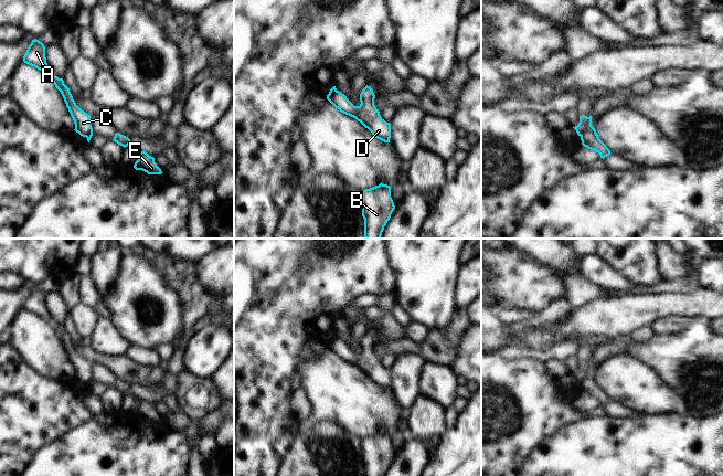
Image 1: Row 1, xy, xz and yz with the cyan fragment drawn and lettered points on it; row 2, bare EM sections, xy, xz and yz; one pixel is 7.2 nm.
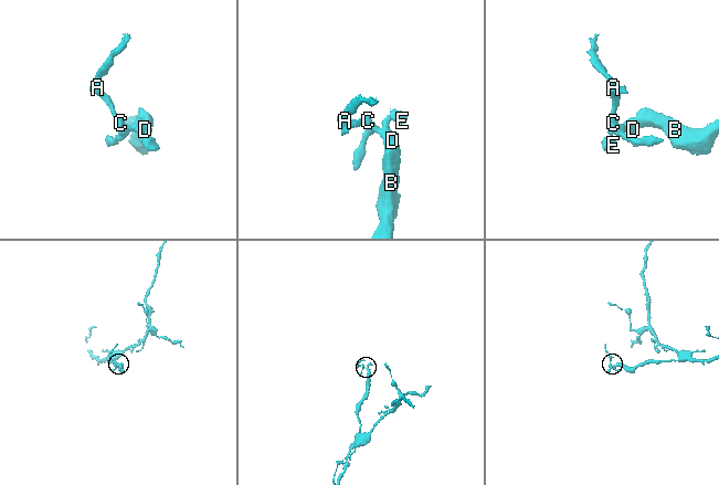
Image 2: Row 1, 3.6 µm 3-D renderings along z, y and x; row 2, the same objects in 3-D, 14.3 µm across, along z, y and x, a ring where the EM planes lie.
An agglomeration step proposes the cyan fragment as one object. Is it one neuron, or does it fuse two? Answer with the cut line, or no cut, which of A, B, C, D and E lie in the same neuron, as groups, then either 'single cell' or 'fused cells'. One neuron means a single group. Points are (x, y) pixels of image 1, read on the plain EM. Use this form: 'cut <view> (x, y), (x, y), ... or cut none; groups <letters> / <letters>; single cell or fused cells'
cut yz (591, 372), (580, 382); groups A C / B D E; fused cells

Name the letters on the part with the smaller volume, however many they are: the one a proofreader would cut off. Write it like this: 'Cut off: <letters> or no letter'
Cut off: A, C

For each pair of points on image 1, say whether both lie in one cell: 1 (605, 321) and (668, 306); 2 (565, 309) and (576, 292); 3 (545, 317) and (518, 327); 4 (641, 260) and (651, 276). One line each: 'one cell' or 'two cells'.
1: one cell
2: two cells
3: one cell
4: one cell

